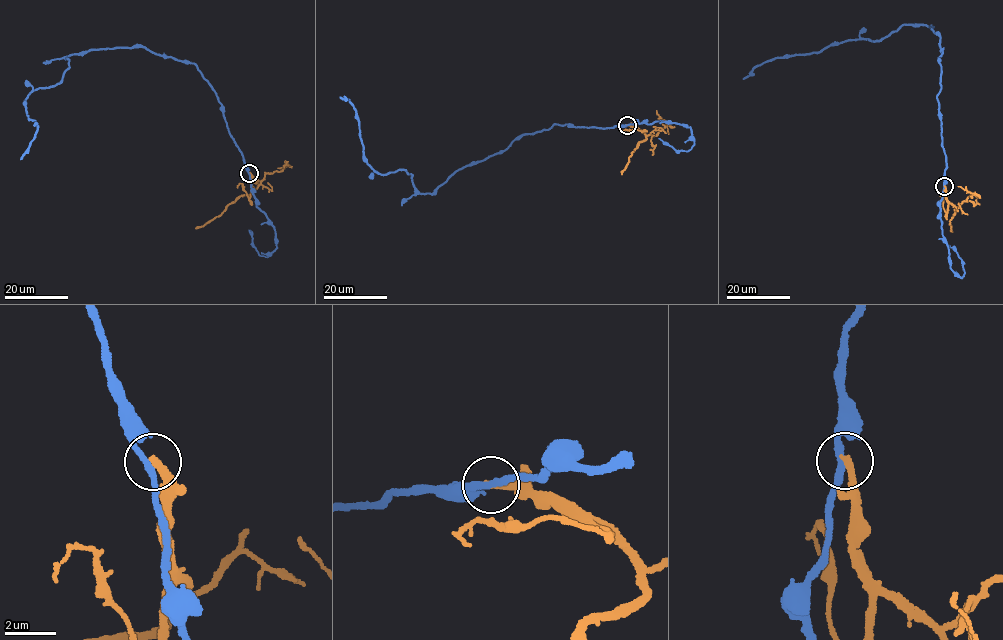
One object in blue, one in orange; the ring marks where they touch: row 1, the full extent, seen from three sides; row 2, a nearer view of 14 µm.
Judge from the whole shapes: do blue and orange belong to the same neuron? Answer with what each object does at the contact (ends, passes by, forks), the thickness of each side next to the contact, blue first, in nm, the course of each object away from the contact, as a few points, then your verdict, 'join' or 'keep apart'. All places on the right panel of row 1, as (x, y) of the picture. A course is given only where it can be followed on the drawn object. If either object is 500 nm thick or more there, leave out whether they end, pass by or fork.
blue passes by; orange ends there; 240 nm thick on the blue side, 300 nm on the other; blue runs (945, 186), (937, 95), (942, 53), (931, 26), (903, 25), (878, 41), (849, 39), (777, 57), (742, 79); orange runs (945, 186), (946, 199), (957, 210), (954, 209), (949, 222), (952, 232); keep apart

